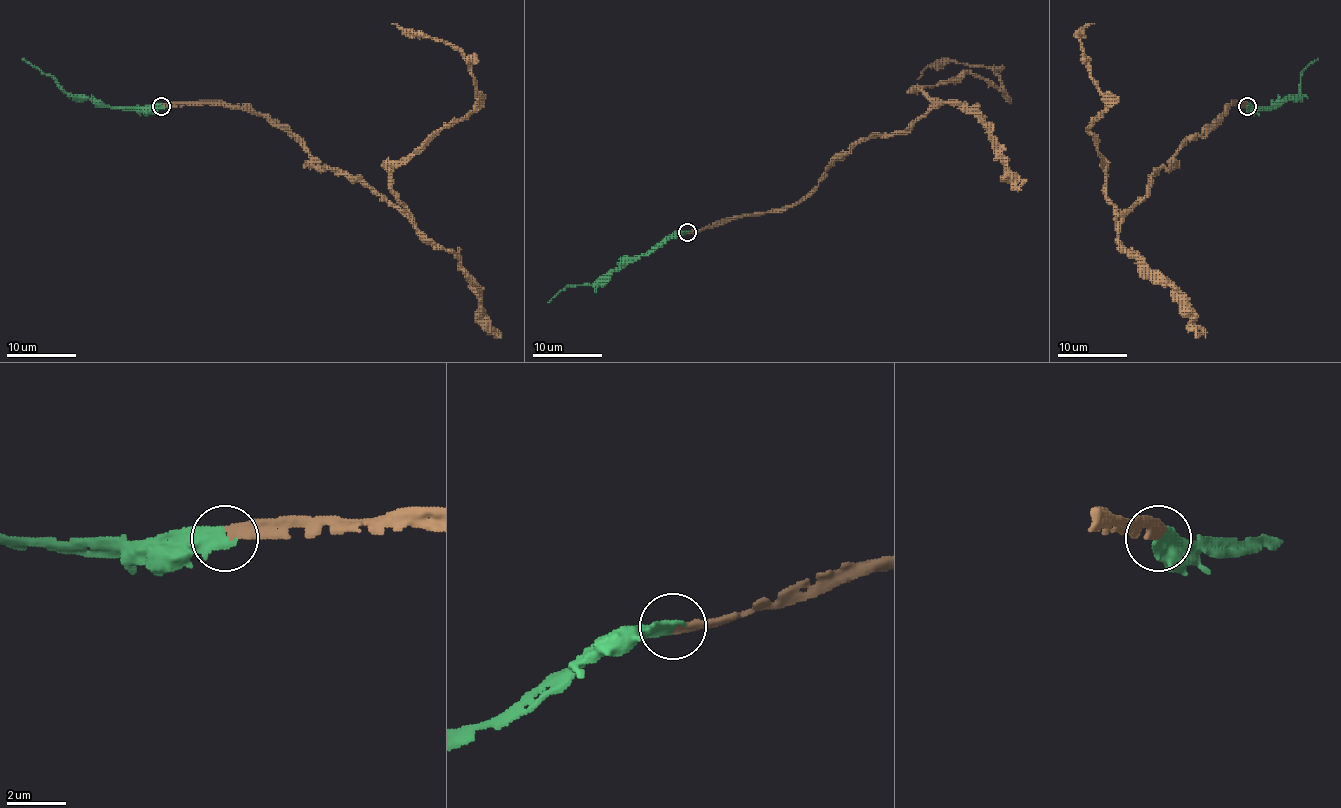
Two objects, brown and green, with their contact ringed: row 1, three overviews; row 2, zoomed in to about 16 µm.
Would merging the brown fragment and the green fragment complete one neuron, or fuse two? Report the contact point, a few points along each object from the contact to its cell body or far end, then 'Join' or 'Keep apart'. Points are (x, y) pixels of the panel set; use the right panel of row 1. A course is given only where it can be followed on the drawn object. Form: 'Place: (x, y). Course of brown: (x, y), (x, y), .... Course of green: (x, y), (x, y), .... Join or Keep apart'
Place: (1247, 106). Course of brown: (1247, 107), (1233, 103), (1189, 138), (1120, 211), (1089, 126), (1103, 93), (1077, 36), (1094, 24). Course of green: (1247, 107), (1276, 107), (1285, 98), (1295, 96), (1300, 91), (1300, 74), (1318, 58). Join

